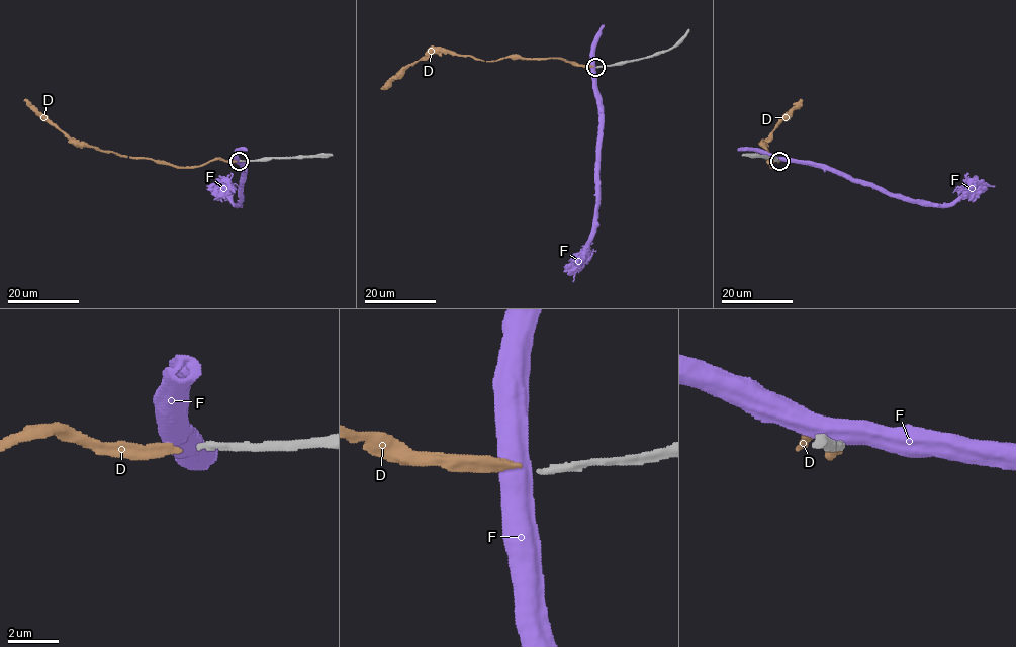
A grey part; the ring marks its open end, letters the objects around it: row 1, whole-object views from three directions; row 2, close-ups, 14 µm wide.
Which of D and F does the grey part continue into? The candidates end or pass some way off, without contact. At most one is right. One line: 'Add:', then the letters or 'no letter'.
Add: D

